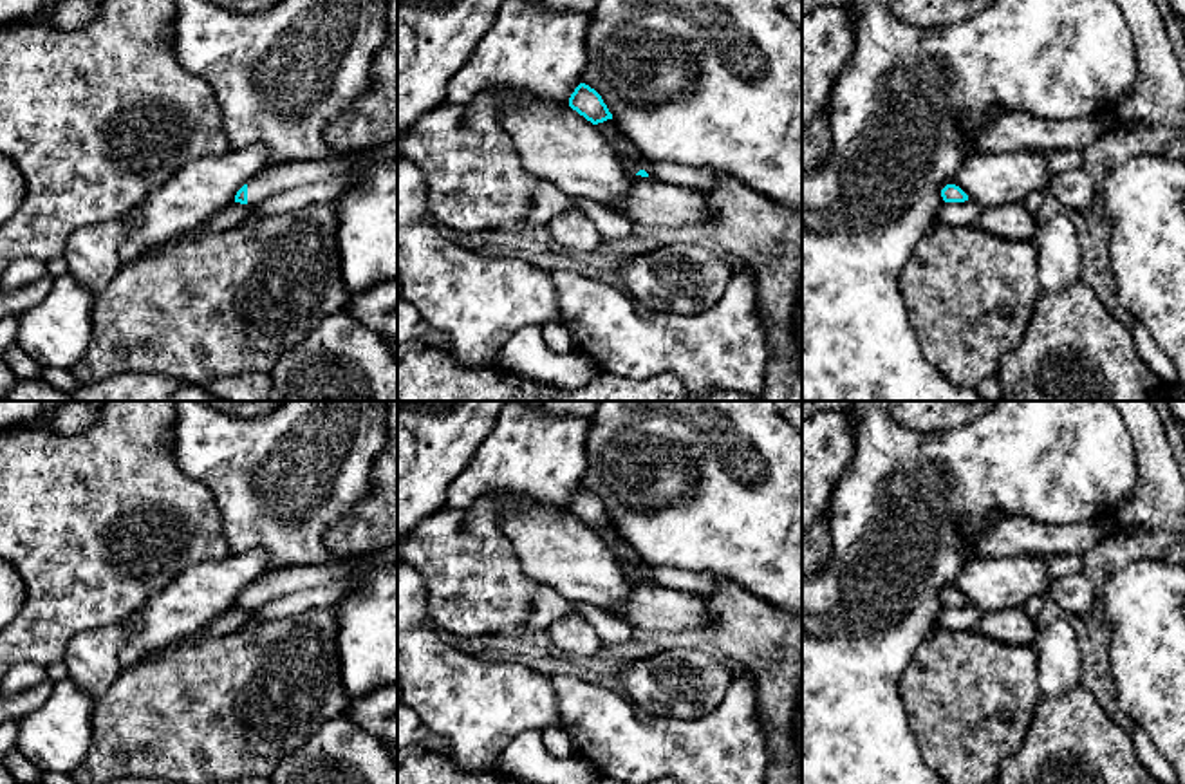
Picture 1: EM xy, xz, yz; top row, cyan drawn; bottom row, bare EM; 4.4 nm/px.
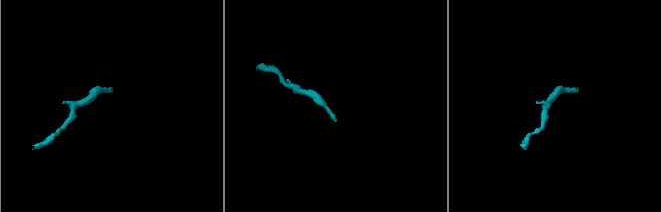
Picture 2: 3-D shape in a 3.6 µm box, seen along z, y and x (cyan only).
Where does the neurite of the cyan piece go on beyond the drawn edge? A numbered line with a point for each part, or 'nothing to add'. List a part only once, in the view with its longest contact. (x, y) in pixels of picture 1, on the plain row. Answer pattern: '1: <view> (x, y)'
1: xy (279, 582)

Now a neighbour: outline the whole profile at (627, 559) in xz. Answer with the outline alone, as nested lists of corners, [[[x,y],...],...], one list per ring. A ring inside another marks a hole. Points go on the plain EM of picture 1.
[[[607,524],[594,531],[609,546],[623,574],[632,580],[639,574],[645,574],[647,578],[652,578],[658,585],[668,589],[681,589],[695,594],[706,594],[715,591],[715,576],[712,573],[683,571],[667,565],[648,565],[630,547],[630,544],[620,537],[614,524]]]

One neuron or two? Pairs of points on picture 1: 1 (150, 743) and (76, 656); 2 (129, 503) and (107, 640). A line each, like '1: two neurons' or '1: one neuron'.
1: two neurons
2: two neurons

